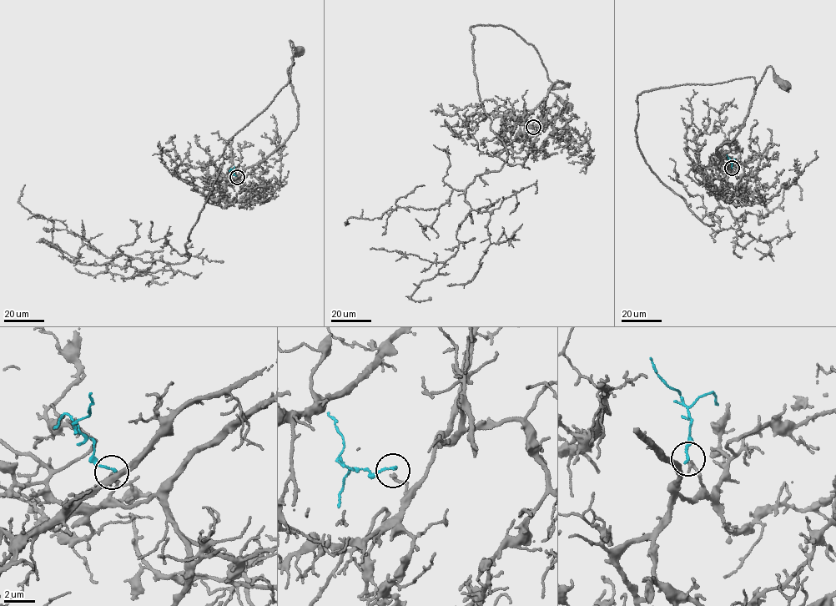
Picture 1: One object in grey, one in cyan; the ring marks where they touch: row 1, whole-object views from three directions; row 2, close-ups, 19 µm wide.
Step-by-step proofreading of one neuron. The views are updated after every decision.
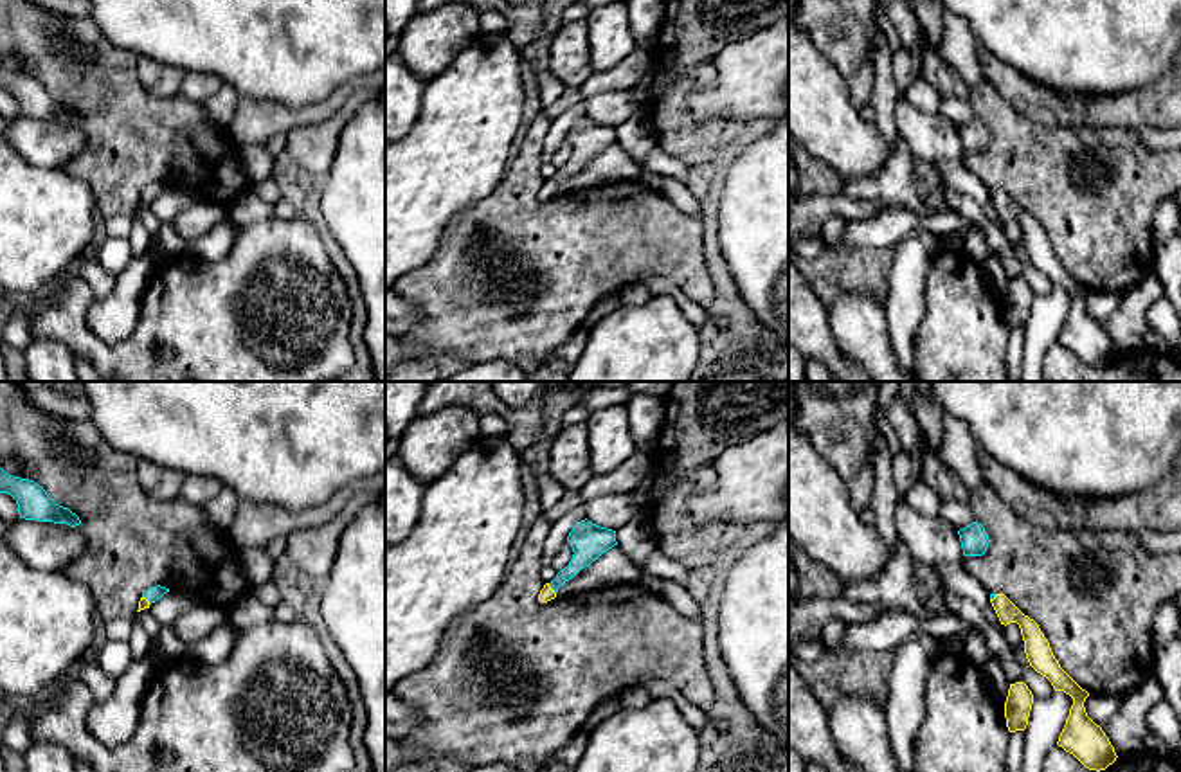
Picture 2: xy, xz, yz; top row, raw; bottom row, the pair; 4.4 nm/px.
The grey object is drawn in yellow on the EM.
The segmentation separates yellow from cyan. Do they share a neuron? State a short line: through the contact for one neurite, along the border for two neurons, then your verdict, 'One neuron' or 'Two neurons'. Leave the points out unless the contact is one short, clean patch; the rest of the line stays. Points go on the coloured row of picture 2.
Line: xz (546, 594), (551, 589), (584, 556), (587, 546). One neuron

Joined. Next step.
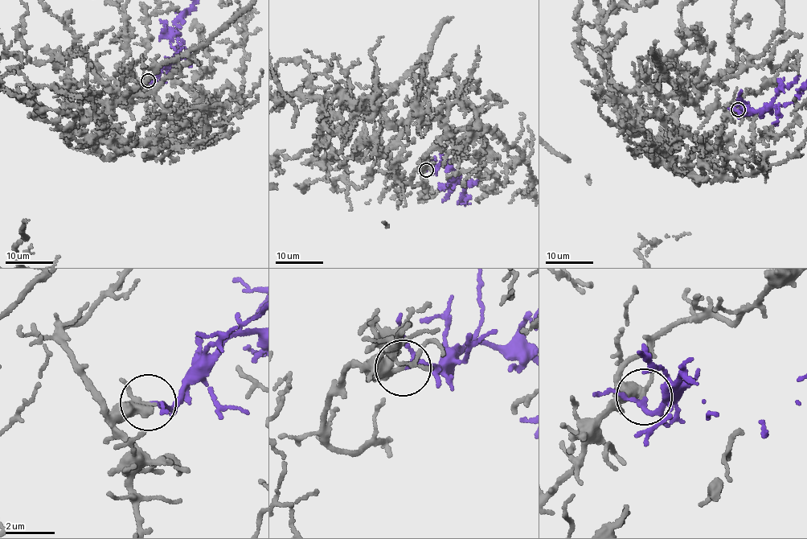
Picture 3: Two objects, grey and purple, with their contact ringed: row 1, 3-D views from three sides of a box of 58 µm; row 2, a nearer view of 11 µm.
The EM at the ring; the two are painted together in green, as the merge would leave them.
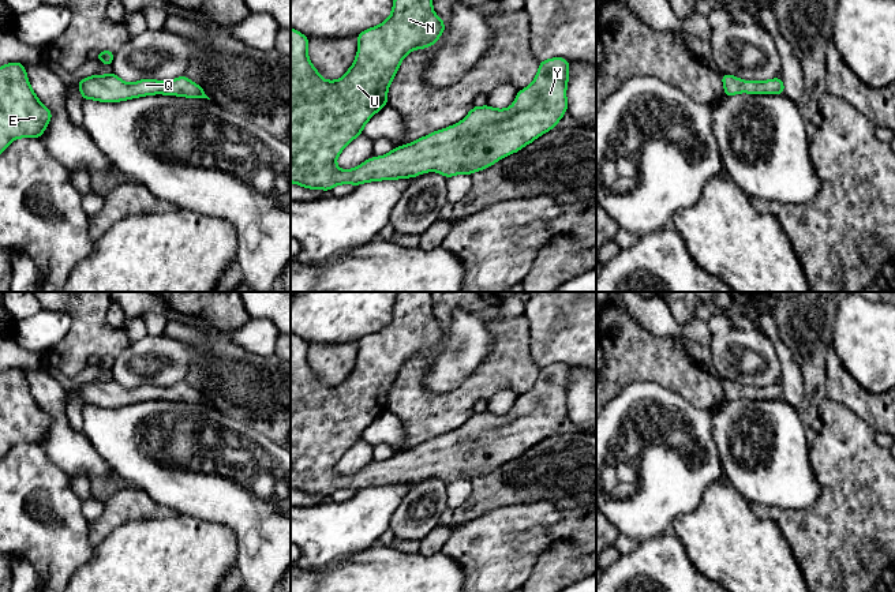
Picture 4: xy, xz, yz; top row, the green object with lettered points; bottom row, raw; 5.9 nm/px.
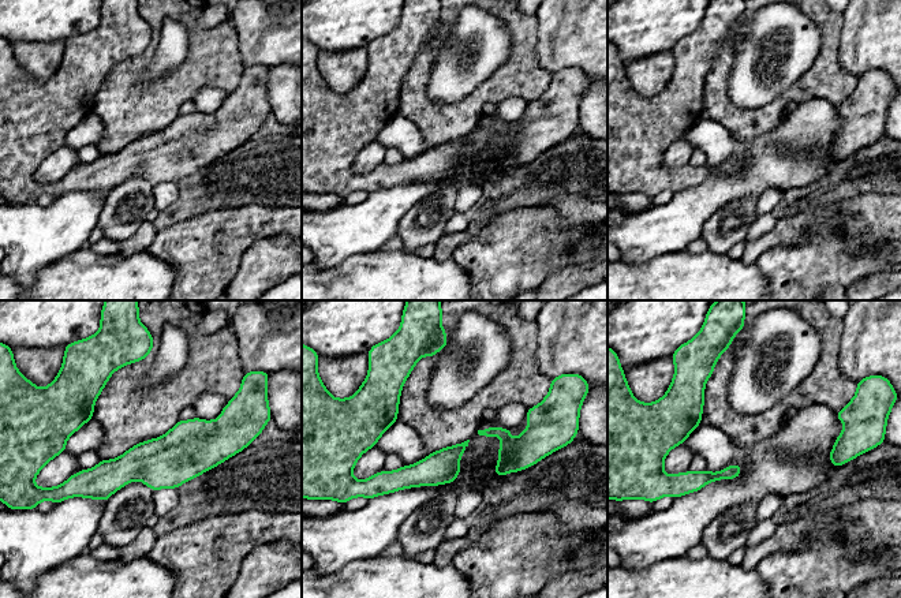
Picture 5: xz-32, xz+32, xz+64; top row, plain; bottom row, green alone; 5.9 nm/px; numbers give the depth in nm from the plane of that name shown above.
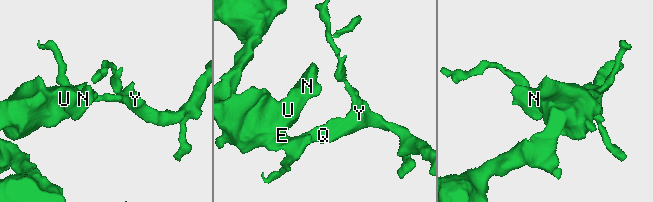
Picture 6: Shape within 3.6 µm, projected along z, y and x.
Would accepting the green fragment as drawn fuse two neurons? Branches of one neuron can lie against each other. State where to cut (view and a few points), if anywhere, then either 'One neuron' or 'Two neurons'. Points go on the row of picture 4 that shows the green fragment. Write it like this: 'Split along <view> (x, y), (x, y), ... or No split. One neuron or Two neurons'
No split. One neuron

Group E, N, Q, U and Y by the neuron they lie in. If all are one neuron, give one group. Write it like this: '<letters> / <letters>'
E N Q U Y

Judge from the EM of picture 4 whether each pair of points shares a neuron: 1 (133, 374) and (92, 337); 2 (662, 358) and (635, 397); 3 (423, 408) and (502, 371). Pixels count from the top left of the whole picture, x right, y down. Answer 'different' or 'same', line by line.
1: different
2: different
3: same

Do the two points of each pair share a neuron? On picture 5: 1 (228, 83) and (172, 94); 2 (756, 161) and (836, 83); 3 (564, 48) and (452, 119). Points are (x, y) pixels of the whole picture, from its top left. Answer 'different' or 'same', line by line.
1: same
2: different
3: different

